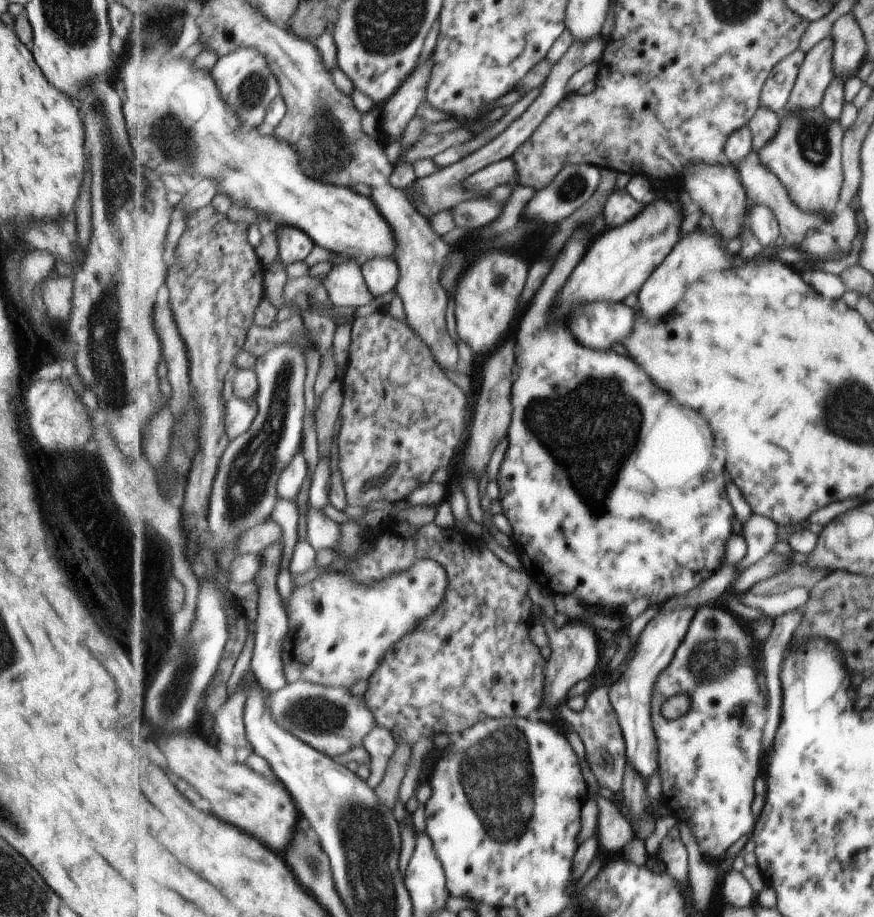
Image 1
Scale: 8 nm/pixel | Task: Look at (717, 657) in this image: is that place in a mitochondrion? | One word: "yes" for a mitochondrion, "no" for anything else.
yes

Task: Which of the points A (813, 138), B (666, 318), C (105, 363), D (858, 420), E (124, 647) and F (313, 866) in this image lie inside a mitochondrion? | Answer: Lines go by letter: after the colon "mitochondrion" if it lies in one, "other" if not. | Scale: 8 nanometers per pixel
A: mitochondrion
B: other
C: mitochondrion
D: mitochondrion
E: other
F: mitochondrion

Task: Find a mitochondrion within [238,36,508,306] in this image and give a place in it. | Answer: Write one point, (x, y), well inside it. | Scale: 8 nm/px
(329, 154)

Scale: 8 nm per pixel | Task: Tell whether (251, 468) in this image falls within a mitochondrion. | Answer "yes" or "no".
yes

